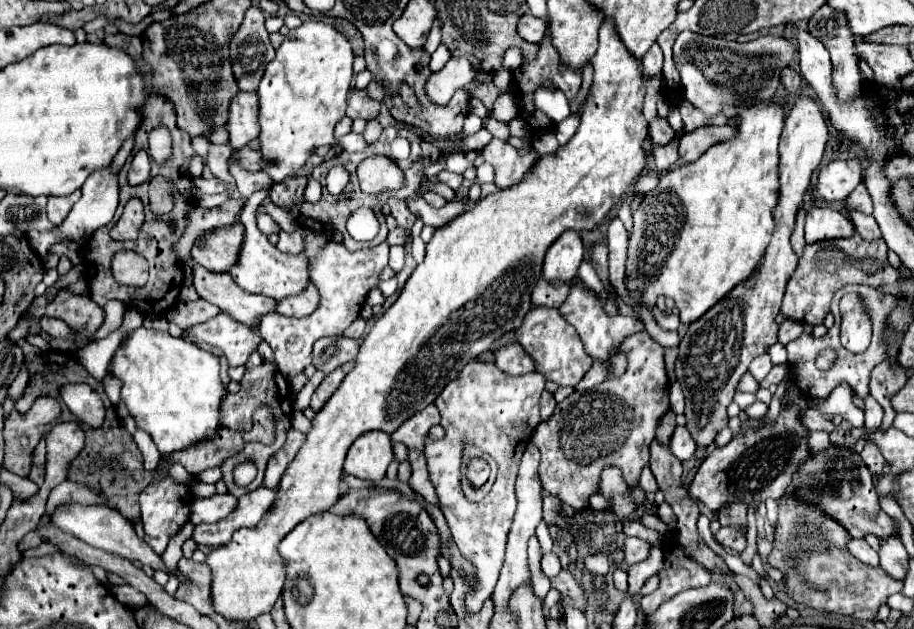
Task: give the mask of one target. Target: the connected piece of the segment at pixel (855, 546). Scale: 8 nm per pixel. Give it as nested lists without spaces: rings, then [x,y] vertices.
[[[852,539],[852,541],[848,543],[848,549],[850,549],[850,553],[852,553],[856,559],[860,559],[862,563],[866,563],[866,565],[870,565],[870,567],[878,567],[878,553],[876,553],[864,539]]]

